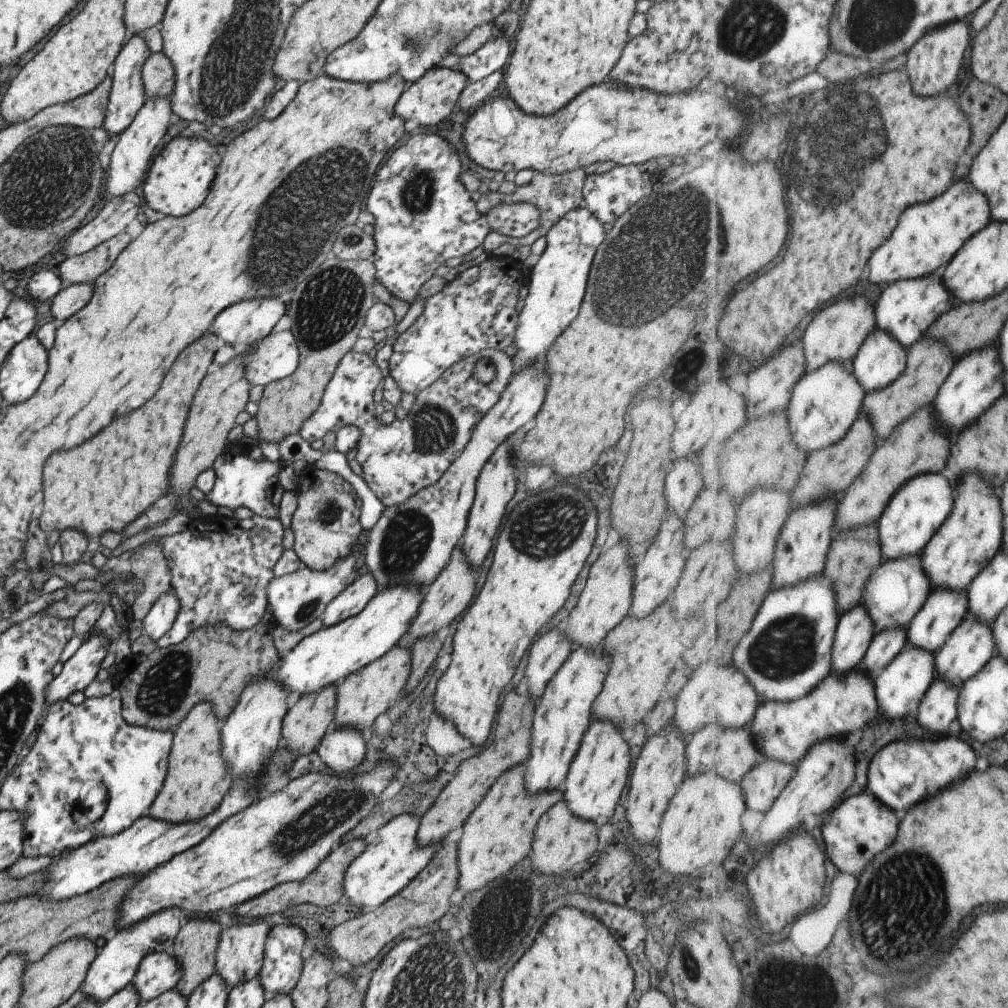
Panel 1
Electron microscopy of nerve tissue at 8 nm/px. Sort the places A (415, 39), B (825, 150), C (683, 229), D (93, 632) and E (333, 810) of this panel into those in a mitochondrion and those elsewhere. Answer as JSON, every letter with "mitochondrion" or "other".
{"A":"mitochondrion","B":"mitochondrion","C":"mitochondrion","D":"other","E":"mitochondrion"}

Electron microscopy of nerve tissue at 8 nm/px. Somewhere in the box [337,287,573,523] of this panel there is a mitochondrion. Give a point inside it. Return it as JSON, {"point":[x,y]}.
{"point":[434,427]}

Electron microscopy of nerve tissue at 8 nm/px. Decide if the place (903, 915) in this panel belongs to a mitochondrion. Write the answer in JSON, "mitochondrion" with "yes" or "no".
{"mitochondrion":"yes"}

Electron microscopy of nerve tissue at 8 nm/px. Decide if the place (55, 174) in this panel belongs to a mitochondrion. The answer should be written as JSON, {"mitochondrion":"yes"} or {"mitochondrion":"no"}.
{"mitochondrion":"yes"}

